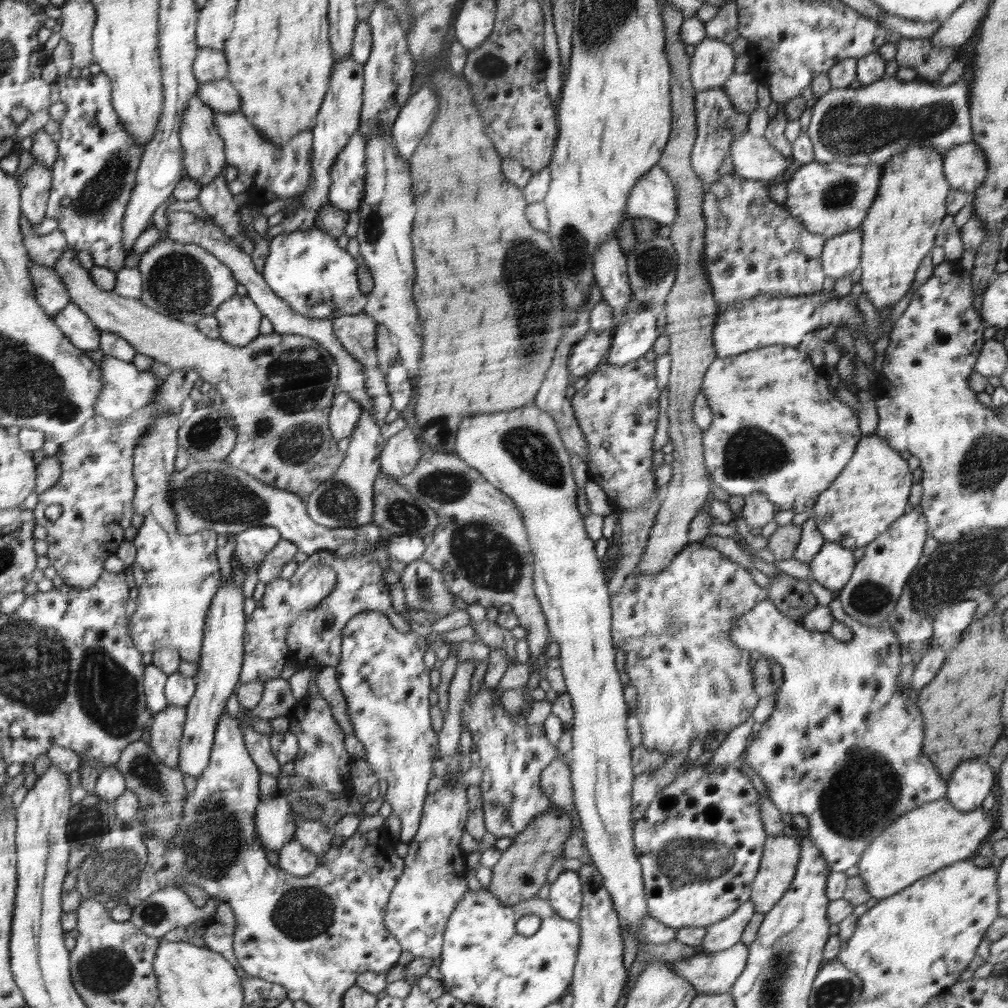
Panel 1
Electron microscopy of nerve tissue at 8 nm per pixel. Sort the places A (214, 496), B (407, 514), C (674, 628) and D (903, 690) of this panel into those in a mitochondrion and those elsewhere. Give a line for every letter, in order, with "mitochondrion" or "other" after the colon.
A: mitochondrion
B: mitochondrion
C: mitochondrion
D: other

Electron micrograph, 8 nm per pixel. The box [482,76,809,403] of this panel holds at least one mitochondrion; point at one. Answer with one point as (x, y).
(530, 279)

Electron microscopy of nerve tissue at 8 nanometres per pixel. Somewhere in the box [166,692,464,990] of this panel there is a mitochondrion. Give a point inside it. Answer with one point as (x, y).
(210, 848)

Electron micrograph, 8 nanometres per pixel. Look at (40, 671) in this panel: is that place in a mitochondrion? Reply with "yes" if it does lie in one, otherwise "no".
yes

